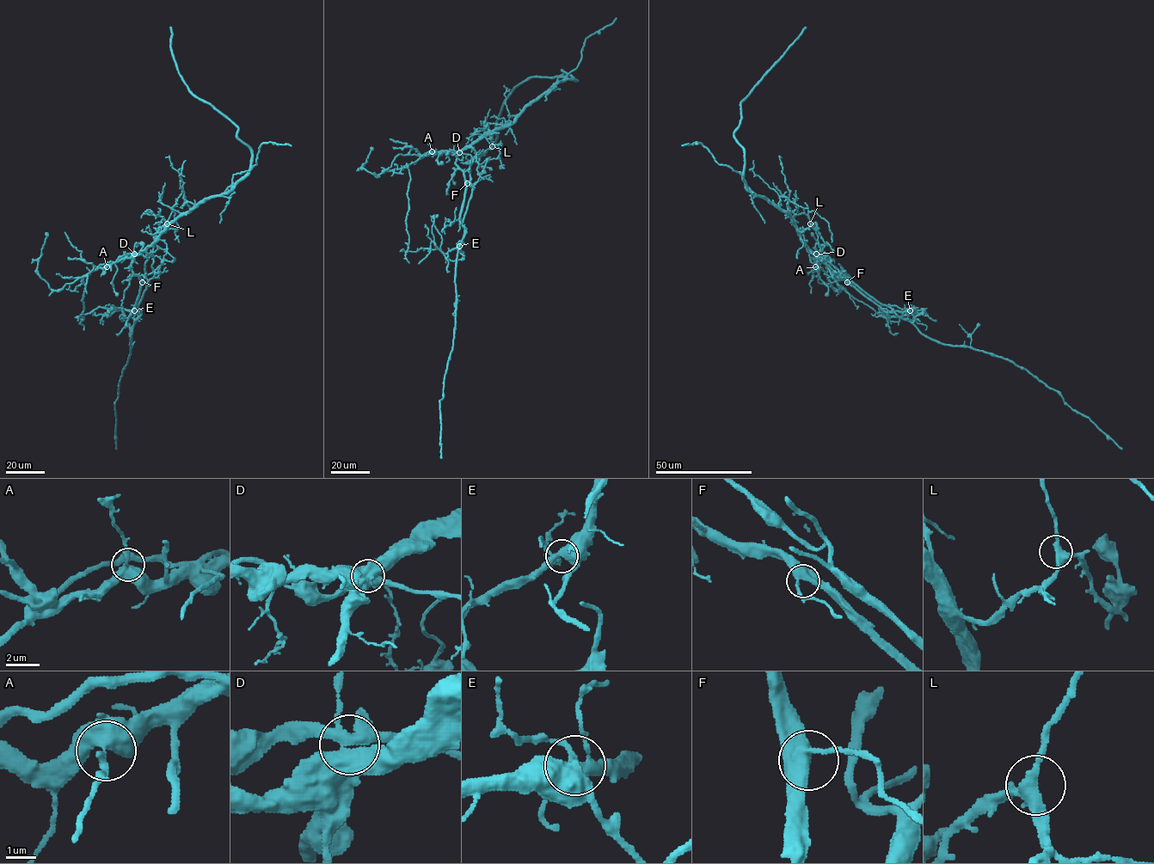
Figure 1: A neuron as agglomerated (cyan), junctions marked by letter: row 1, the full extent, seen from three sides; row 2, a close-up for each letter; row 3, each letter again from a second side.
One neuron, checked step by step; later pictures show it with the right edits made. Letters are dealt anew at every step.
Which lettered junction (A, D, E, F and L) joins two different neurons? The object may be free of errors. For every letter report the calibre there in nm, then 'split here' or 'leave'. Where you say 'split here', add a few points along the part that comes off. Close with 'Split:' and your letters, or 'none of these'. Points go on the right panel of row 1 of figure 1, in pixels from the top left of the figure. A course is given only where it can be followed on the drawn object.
A: 400 nm | leave
D: 480 nm | split here | (816, 254), (930, 339), (972, 346), (1025, 368), (1121, 449)
E: 400 nm | leave
F: 440 nm | leave
L: 360 nm | leave
Split: D

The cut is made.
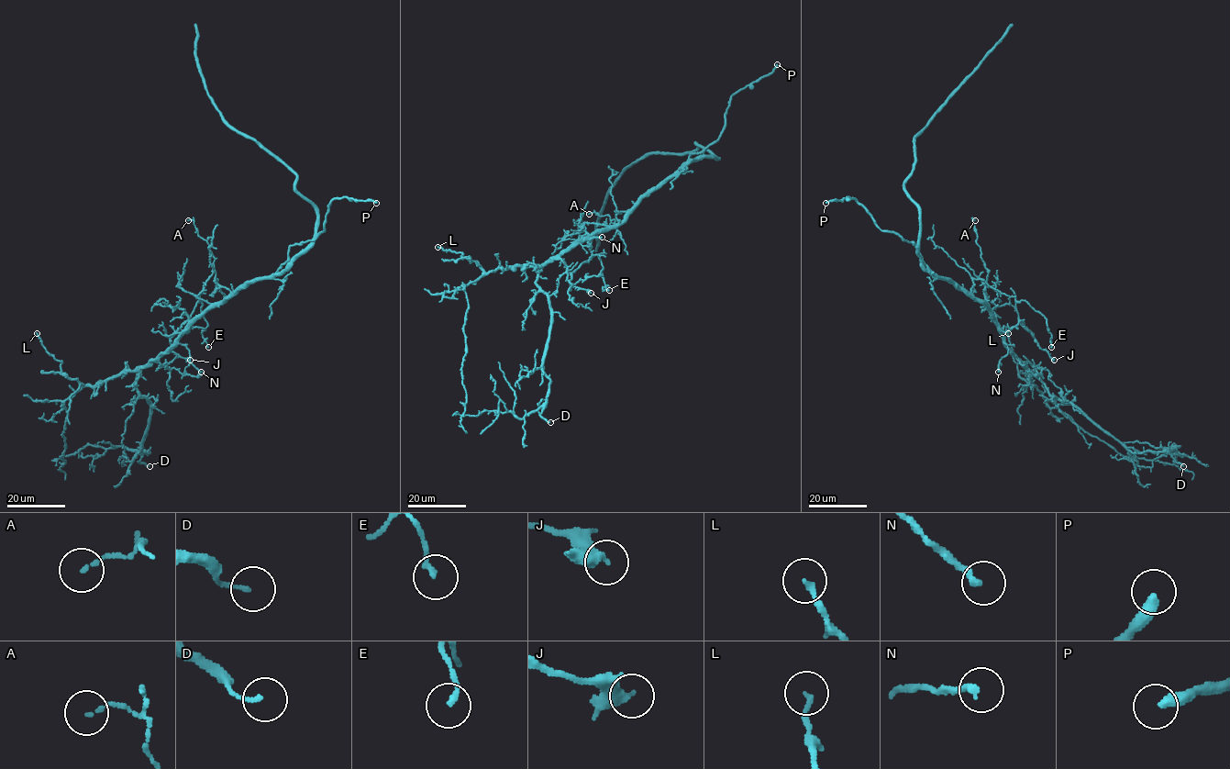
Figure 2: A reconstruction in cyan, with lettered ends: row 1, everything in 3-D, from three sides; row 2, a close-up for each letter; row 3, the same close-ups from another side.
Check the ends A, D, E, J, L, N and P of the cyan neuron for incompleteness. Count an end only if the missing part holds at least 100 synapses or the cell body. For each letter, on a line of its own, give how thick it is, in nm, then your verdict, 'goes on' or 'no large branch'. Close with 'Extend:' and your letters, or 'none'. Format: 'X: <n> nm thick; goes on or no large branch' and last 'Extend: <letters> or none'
A: 120 nm thick; no large branch
D: 130 nm thick; no large branch
E: 170 nm thick; no large branch
J: 360 nm thick; no large branch
L: 150 nm thick; no large branch
N: 240 nm thick; no large branch
P: 360 nm thick; goes on
Extend: P

